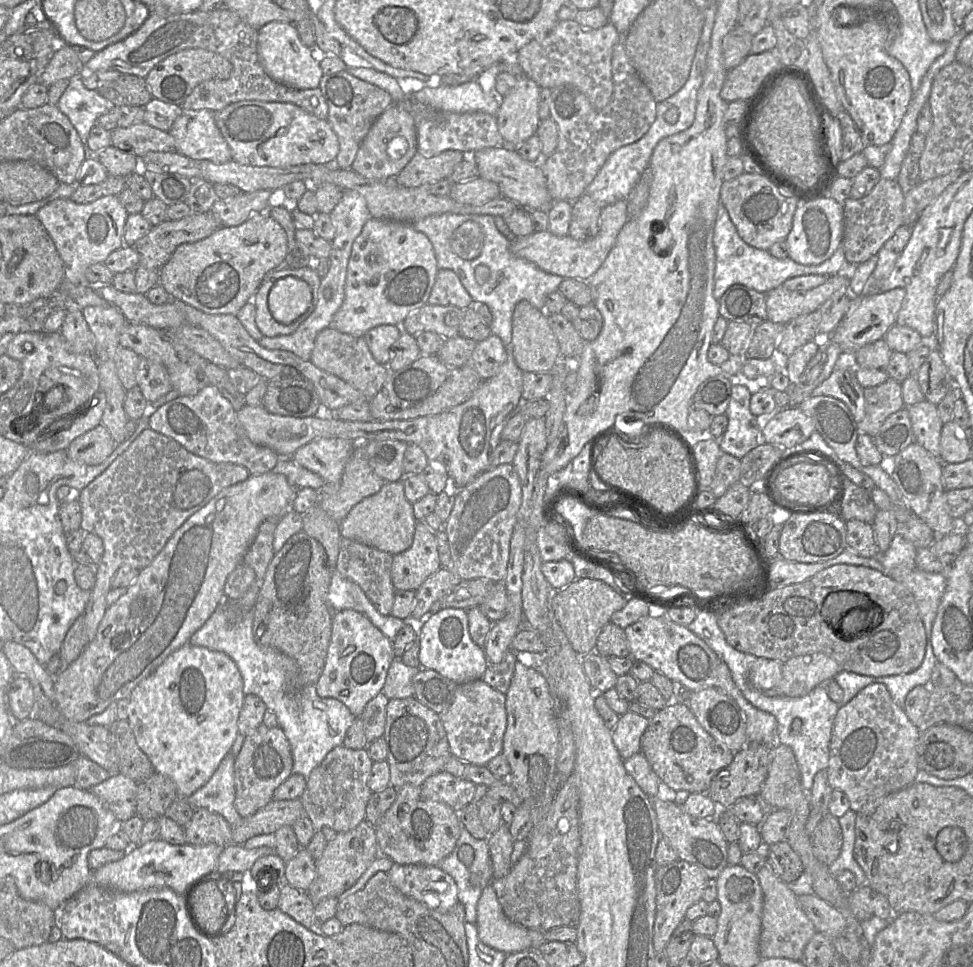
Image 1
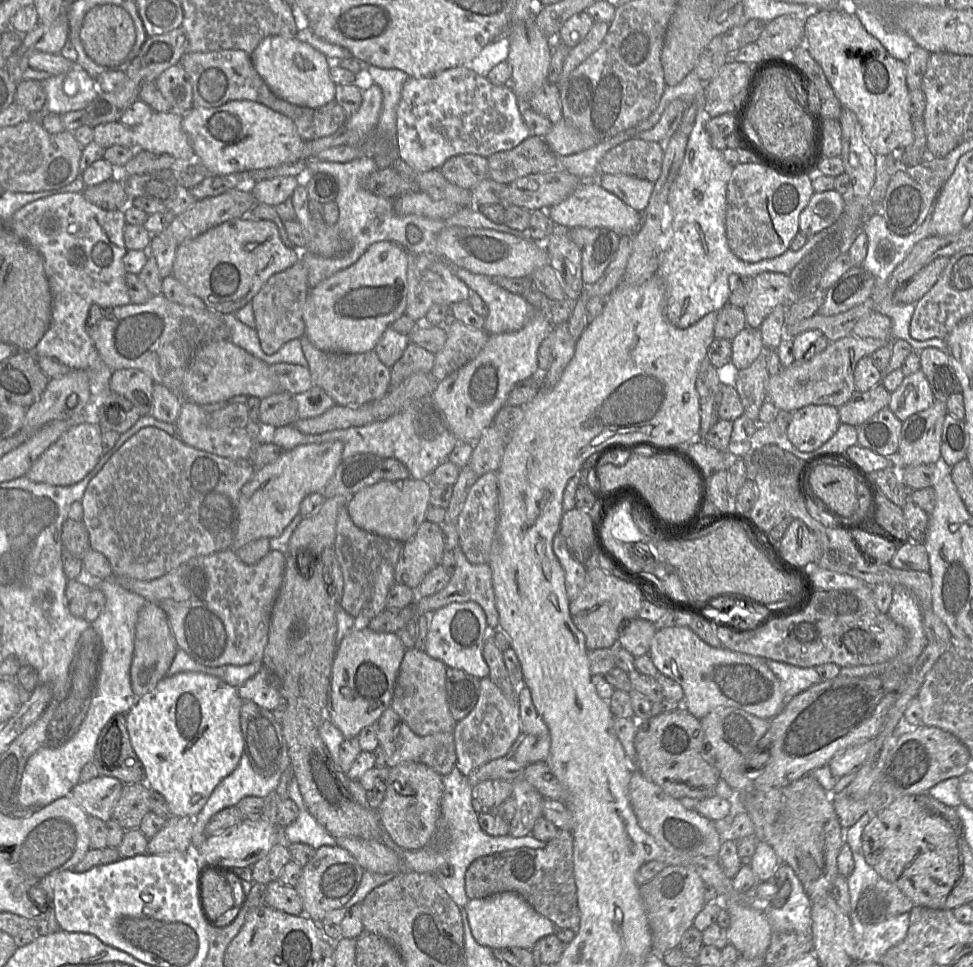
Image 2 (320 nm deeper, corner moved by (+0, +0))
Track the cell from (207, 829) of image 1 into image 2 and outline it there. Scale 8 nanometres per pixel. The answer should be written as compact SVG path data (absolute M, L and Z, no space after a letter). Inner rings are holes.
M169 816L165 826L148 840L147 853L186 852L192 845L195 817Z

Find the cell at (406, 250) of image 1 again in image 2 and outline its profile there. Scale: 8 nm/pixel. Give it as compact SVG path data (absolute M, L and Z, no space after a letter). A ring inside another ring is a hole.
M392 241L372 244L353 265L309 291L303 311L306 335L320 350L364 353L375 349L386 329L406 311L408 252Z

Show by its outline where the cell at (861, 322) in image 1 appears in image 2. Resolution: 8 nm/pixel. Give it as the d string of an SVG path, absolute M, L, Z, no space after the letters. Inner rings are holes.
M939 257L930 262L894 290L894 300L901 304L917 303L937 282L948 261L949 257Z

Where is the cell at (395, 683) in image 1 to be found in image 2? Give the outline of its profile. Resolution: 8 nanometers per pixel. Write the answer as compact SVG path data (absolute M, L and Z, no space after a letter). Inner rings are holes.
M415 648L406 649L395 681L392 708L418 736L453 732L457 721L453 718L446 698L446 669L440 660L433 659Z

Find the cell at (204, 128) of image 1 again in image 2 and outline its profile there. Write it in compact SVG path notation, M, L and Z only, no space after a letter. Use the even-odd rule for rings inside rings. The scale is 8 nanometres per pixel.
M154 111L132 128L133 147L136 150L167 153L178 160L194 161L194 150L182 128L183 114L176 111Z

